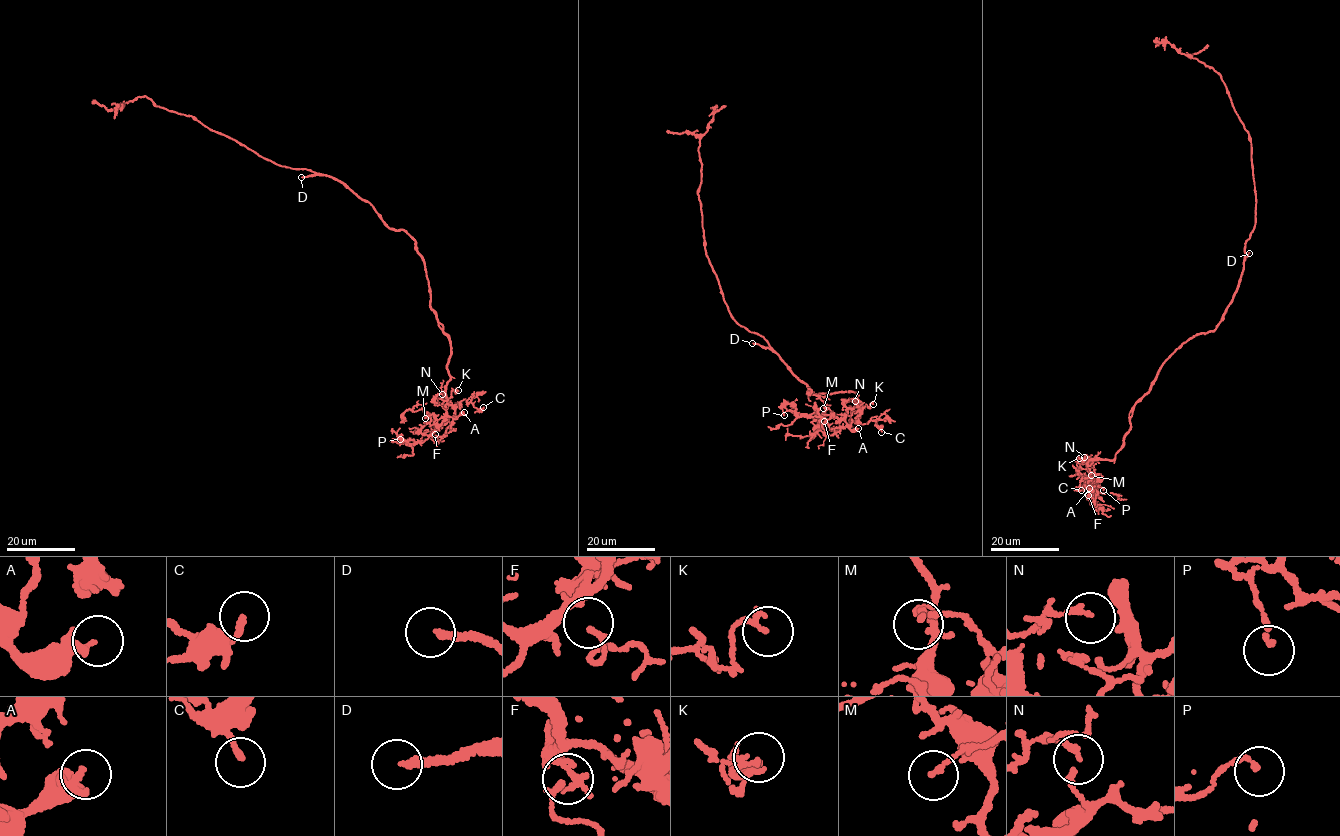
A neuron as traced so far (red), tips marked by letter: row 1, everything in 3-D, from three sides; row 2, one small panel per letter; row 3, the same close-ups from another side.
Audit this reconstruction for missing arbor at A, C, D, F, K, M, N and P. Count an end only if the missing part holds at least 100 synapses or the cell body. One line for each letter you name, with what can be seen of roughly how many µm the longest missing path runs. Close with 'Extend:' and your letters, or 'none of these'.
D: Missing length about 9 µm
Extend: D

